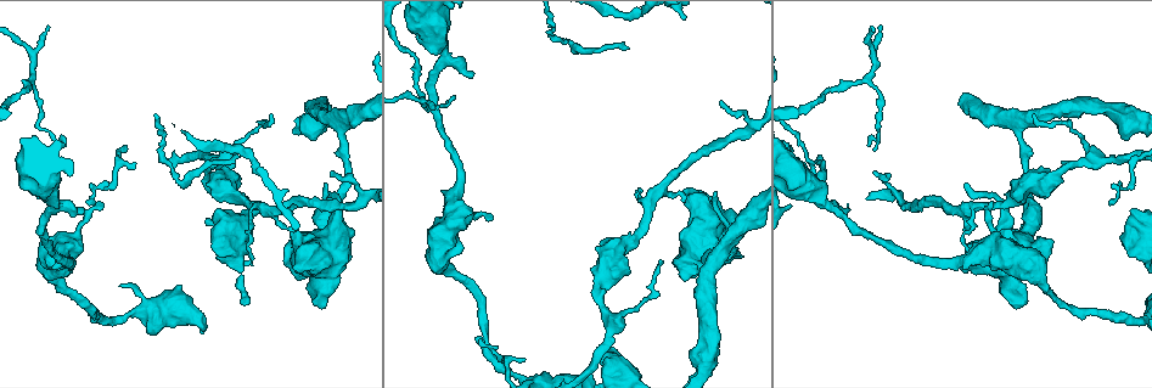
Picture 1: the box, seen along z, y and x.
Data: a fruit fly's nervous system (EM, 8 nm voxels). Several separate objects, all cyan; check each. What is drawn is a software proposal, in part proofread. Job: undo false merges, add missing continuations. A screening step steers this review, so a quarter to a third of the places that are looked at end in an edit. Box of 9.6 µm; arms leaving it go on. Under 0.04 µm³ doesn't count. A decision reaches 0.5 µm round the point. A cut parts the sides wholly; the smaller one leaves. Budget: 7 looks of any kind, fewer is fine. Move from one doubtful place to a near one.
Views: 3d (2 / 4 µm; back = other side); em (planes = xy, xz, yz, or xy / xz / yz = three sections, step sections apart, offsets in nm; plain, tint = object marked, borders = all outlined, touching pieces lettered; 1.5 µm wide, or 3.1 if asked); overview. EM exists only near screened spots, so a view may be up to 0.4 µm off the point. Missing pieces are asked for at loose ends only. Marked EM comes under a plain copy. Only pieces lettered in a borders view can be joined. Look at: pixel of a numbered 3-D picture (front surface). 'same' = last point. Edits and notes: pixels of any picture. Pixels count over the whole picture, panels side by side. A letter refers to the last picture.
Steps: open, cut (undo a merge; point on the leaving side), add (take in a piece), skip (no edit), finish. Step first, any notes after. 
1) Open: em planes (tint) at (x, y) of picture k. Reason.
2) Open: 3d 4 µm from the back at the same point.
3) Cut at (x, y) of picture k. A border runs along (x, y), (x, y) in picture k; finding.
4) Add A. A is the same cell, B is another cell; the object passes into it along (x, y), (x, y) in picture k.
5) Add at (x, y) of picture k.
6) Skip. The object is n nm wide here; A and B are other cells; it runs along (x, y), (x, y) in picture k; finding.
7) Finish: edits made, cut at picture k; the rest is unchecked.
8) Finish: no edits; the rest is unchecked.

Open: 3d 4 µm at (1059, 170) of picture 1. Thick turns thin.

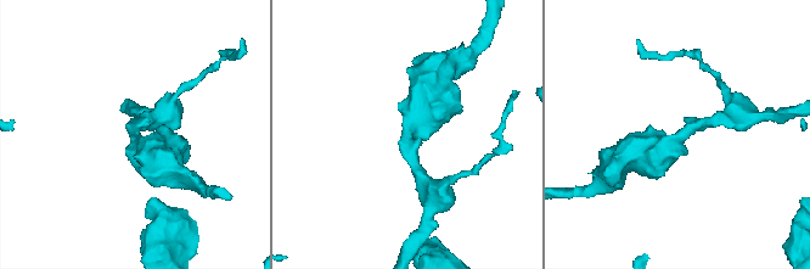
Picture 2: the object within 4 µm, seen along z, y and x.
Open: em planes (borders) at (136, 137) of picture 2.

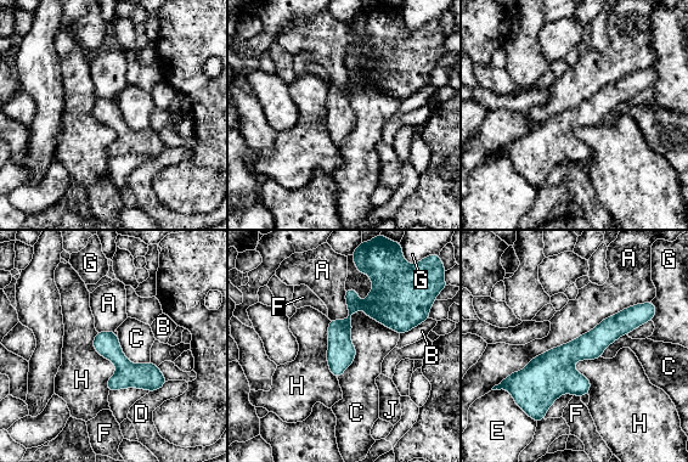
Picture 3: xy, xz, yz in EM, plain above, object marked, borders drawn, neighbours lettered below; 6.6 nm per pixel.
Skip. A, B, C, D, E, F, G, H and J are other cells; the arms are 190, 600 nm wide; one neuron here.

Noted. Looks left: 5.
Open: 3d 2 µm at (83, 212) of picture 1. Free end.

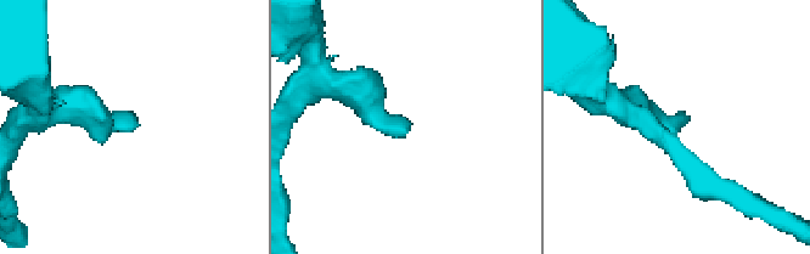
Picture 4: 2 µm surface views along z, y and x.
Open: em planes (borders) at (133, 129) of picture 4. Now the EM.

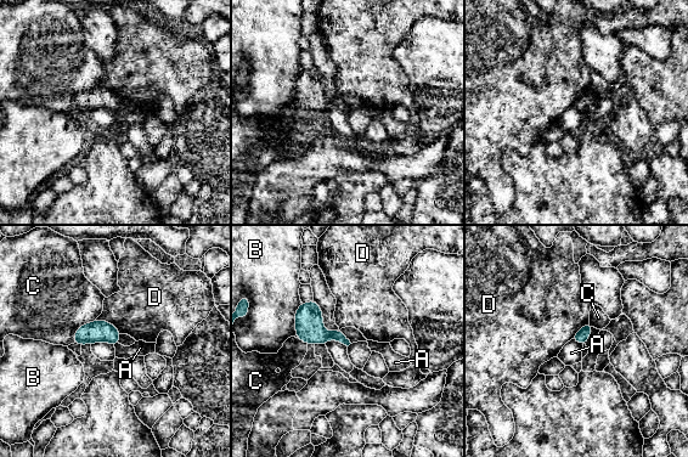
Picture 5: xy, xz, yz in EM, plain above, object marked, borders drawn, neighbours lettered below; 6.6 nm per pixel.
Skip. A, B, C and D are other cells; none of them fits.

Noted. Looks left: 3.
Open: 3d 2 µm at (714, 192) of picture 1. Branch stops here.

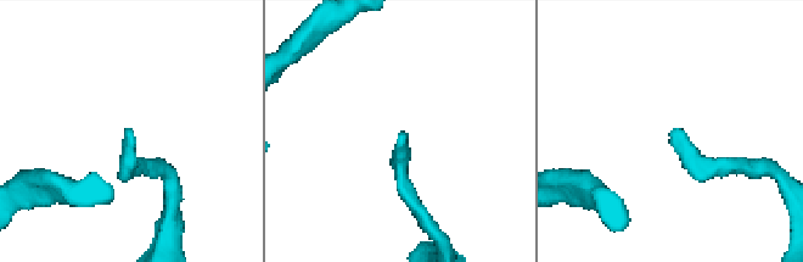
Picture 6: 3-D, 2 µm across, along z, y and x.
Open: em xy step 8 (borders) at (675, 131) of picture 6. Need the tissue.

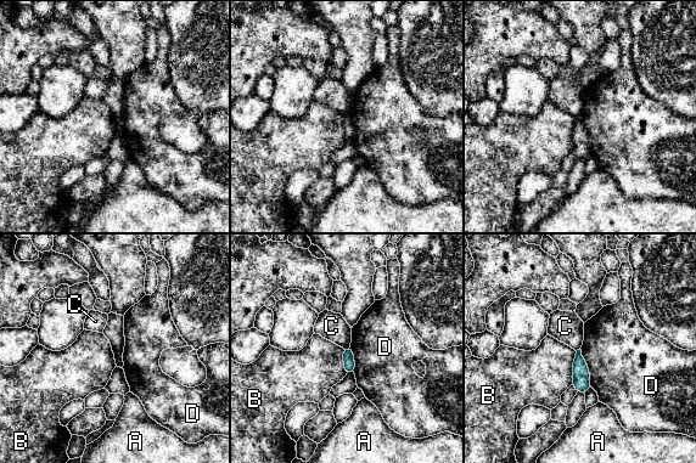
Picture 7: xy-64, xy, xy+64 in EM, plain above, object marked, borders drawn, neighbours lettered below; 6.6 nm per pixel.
Skip. The object is 80 nm wide here; A, B, C and D are other cells; a border runs along (577, 351), (571, 384) in picture 7; no lettered piece goes on from it.

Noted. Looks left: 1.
Finish: no edits; the rest is unchecked.

